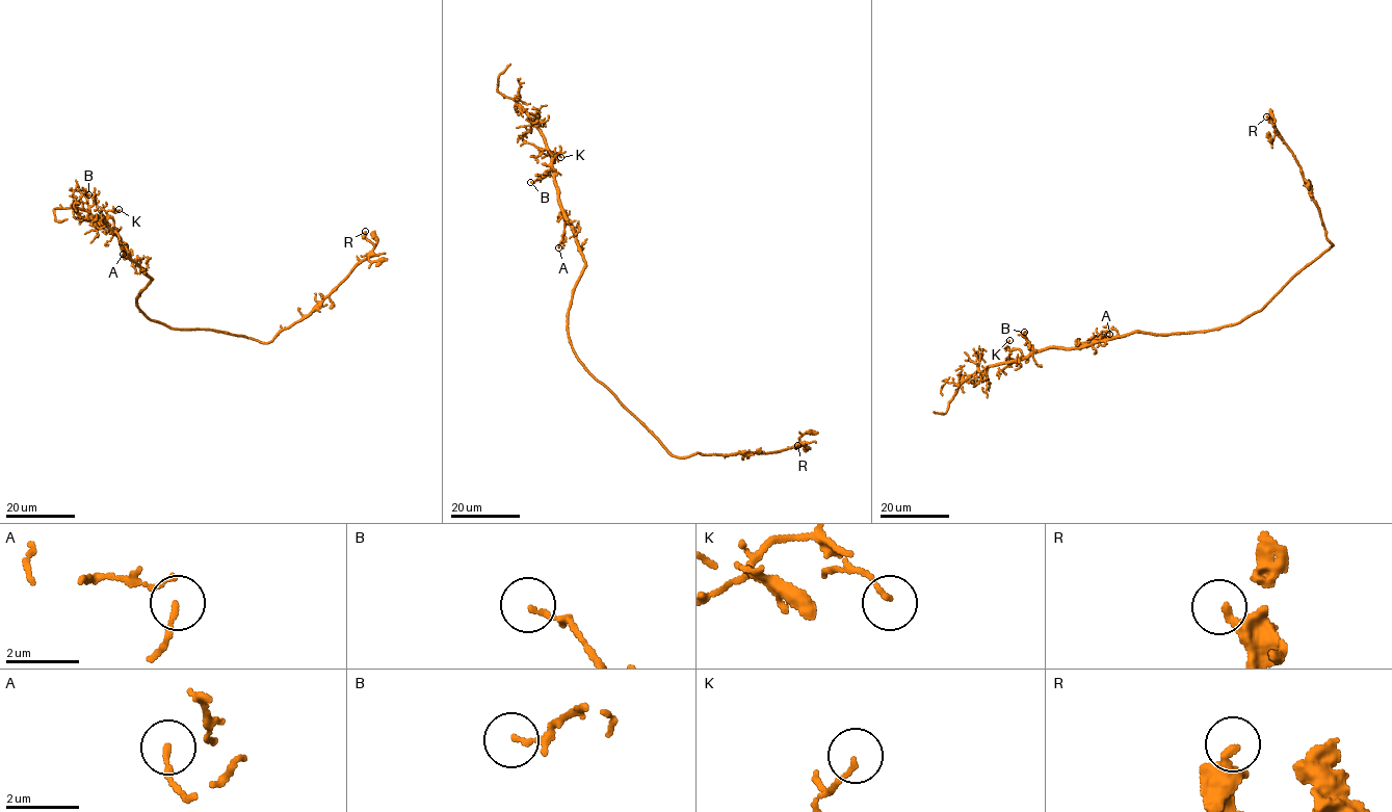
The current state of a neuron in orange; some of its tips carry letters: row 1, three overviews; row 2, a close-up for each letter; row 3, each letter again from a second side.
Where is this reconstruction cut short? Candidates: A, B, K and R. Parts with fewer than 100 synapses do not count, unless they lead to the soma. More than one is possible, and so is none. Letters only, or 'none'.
none

